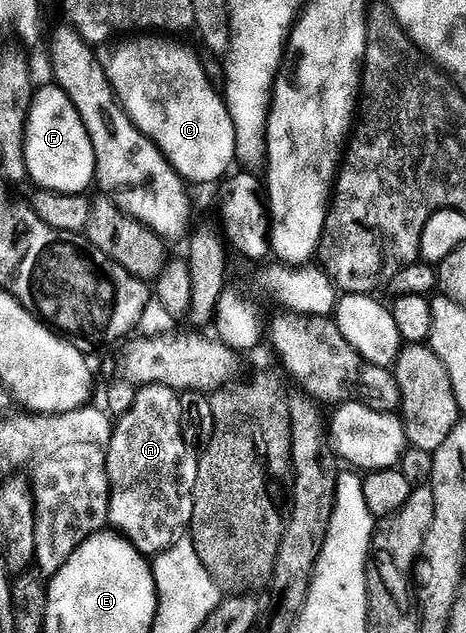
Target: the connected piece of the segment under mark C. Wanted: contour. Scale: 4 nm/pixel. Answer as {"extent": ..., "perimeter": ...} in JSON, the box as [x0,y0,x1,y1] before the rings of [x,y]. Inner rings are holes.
{"extent":[106,36,237,183],"perimeter":[[[132,36],[121,42],[124,43],[106,62],[106,73],[112,90],[133,124],[168,157],[168,163],[179,172],[185,183],[219,183],[233,169],[232,162],[234,166],[237,161],[236,133],[223,97],[212,87],[203,71],[201,55],[179,46],[176,43],[179,41],[168,36]]]}

